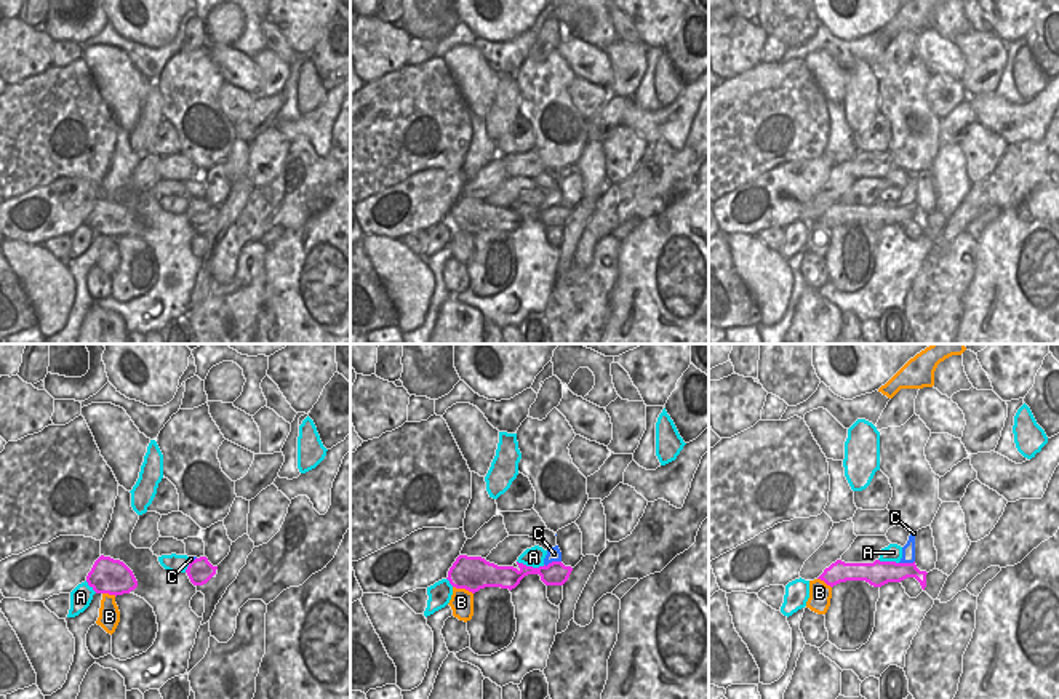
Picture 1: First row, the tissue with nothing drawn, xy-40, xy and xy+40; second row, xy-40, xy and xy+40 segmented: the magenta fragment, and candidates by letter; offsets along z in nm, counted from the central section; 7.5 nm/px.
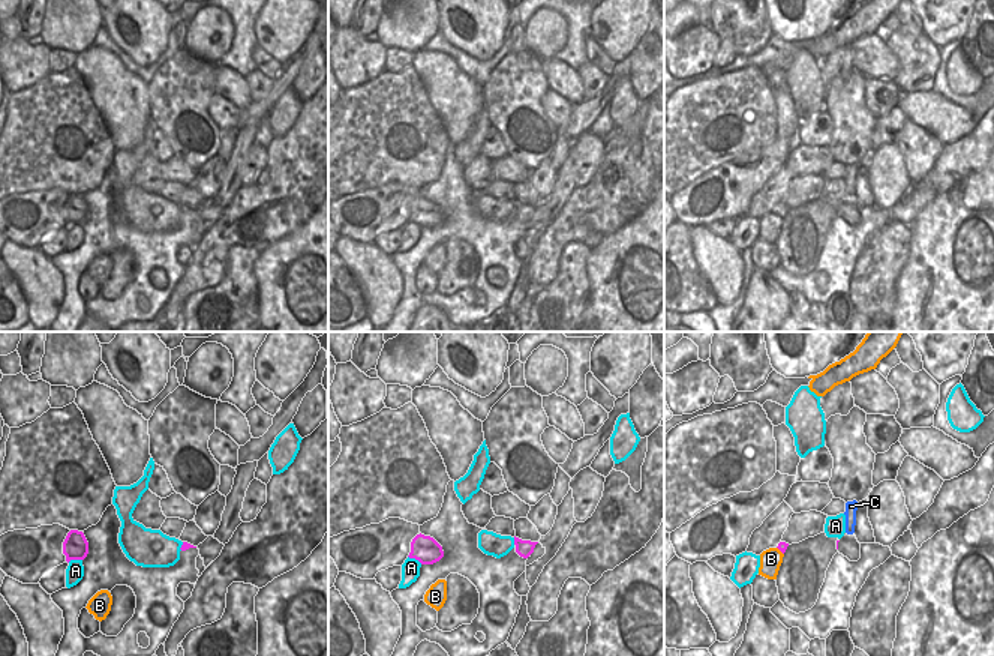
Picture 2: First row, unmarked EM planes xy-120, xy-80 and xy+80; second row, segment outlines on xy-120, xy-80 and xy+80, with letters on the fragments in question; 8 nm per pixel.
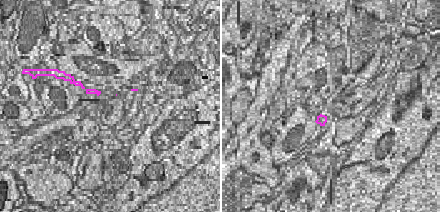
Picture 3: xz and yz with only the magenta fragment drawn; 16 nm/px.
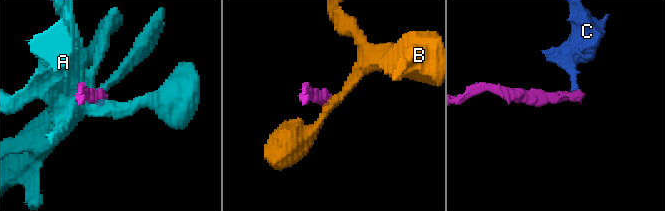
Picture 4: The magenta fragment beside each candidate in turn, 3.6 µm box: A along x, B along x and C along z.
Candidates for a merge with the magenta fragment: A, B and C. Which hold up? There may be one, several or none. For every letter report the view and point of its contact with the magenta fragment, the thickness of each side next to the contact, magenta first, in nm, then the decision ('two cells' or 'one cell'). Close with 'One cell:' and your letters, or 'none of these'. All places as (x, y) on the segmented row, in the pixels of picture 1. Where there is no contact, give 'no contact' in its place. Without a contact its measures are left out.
A: xy (531, 567) | 180/150 nm | two cells
B: xy (463, 587) | 260/170 nm | two cells
C: xy (552, 562) | 180/110 nm | two cells
One cell: none of these

